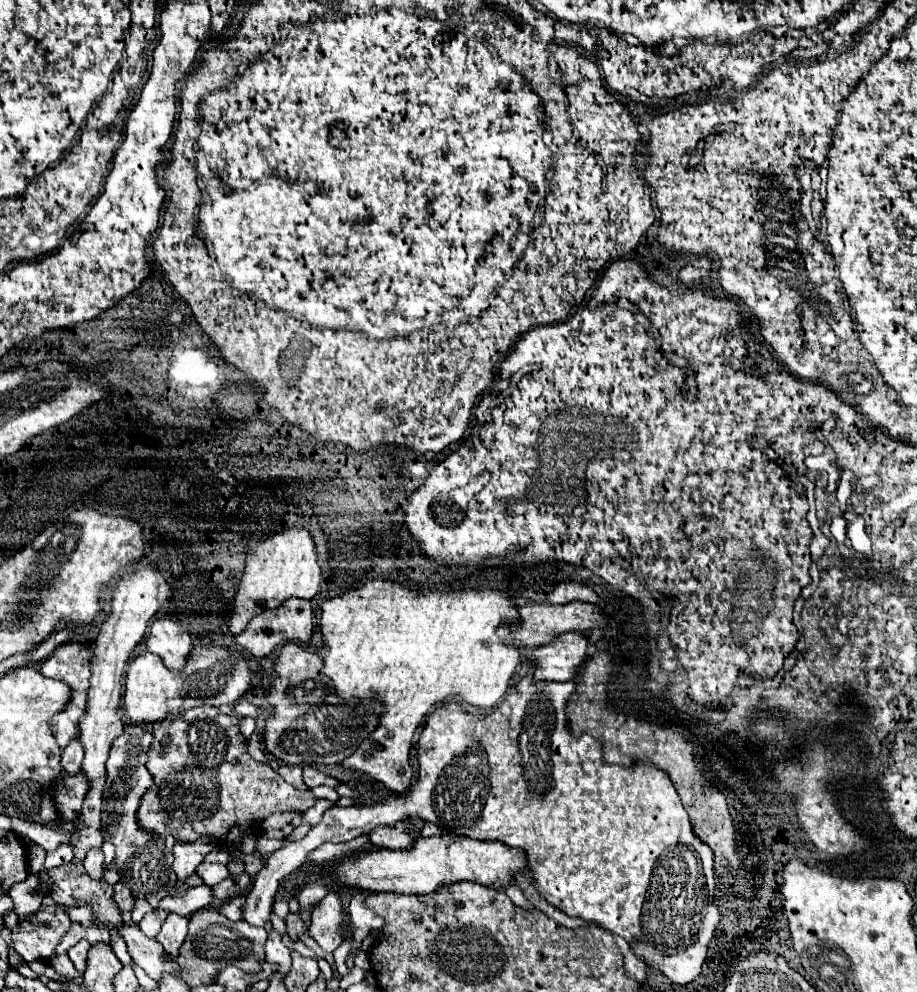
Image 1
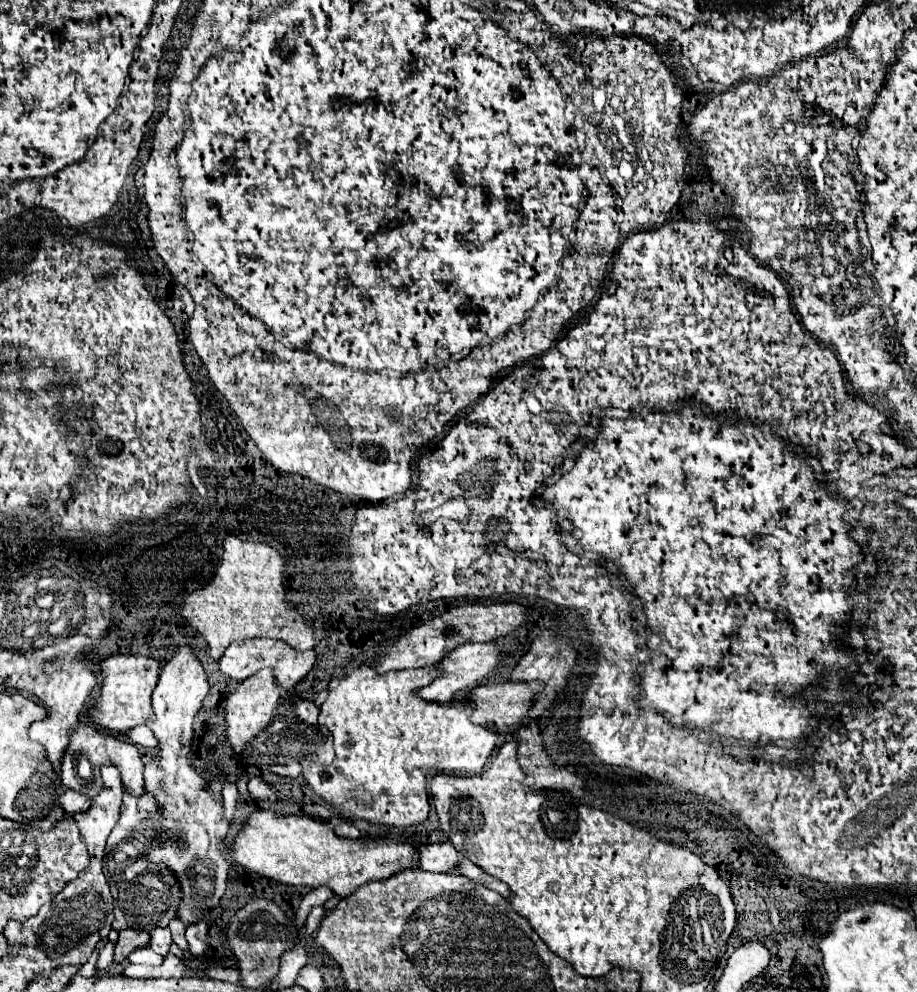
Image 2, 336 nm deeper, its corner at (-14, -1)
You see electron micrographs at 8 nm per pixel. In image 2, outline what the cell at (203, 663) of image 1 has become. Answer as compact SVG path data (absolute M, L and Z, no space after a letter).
M112 654L100 662L100 674L102 674L100 696L94 700L94 708L88 712L88 718L94 724L124 734L130 728L150 720L152 716L150 696L160 676L160 668L156 660L146 656L132 656L132 654Z

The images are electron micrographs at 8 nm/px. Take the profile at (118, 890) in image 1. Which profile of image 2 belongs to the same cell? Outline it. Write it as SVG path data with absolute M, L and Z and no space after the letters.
M120 930L118 944L116 944L116 954L114 954L114 964L126 960L132 950L140 948L142 944L150 942L148 932L136 932L136 930Z

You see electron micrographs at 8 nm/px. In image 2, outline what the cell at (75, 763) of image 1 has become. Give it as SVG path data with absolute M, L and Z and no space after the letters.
M68 790L66 794L60 796L60 806L66 814L78 814L78 812L84 812L86 806L88 806L88 800L84 794L78 794L74 790Z

